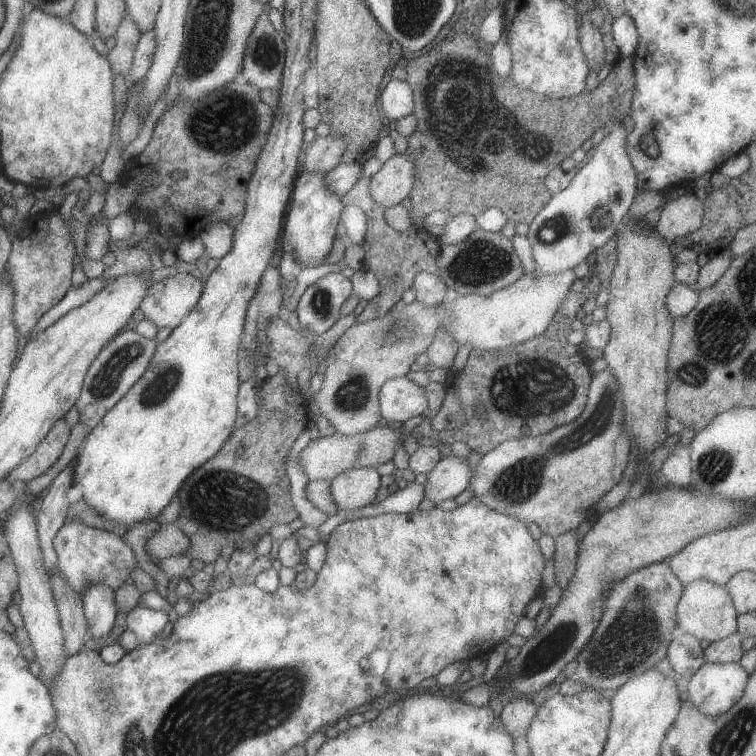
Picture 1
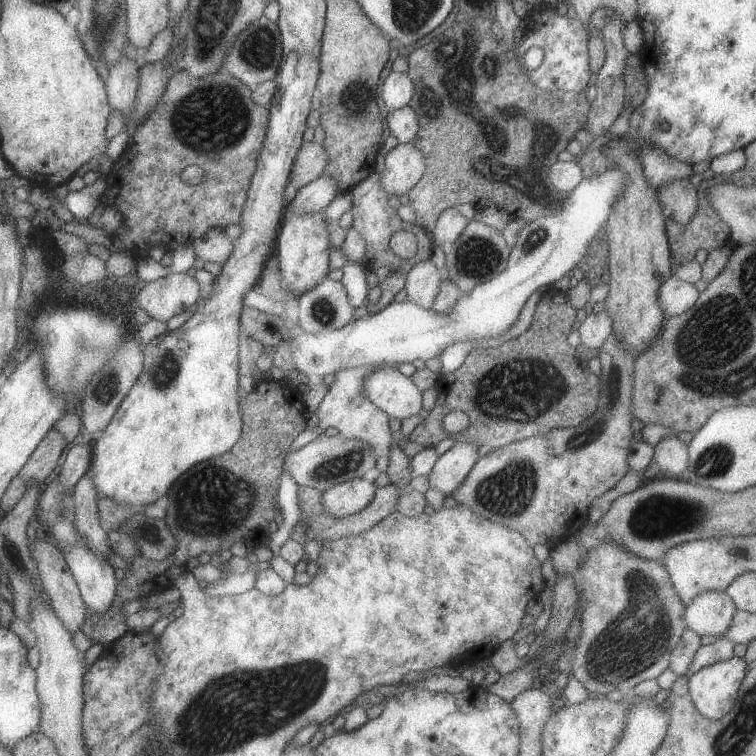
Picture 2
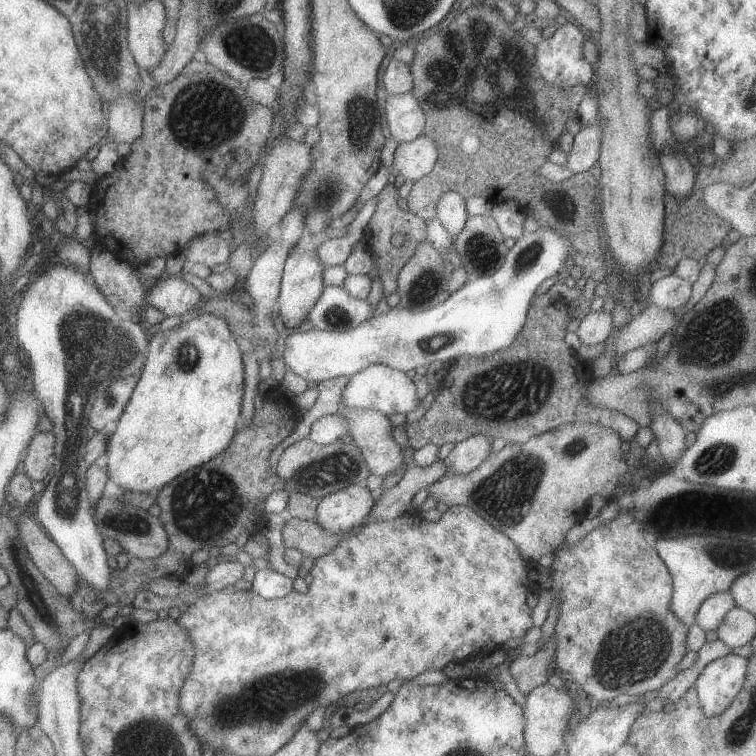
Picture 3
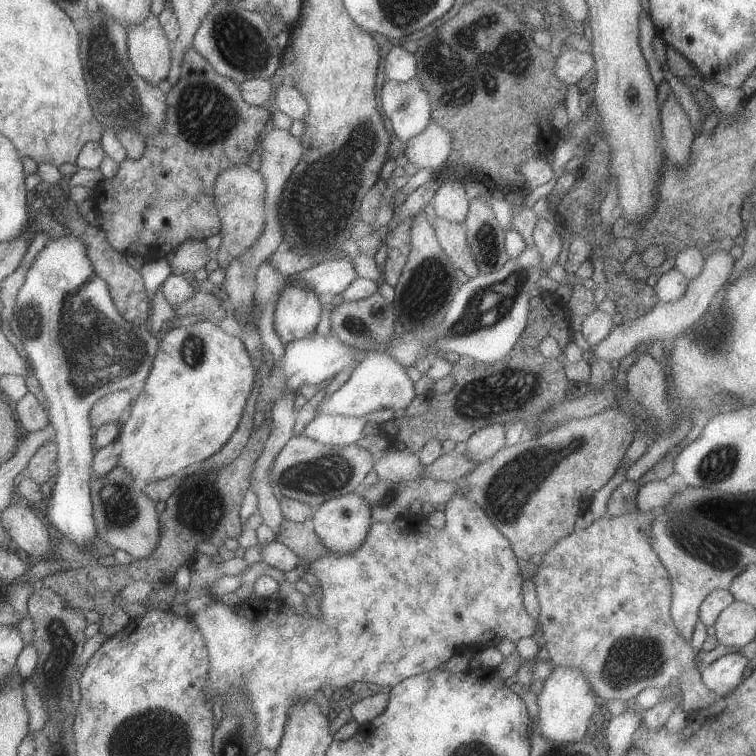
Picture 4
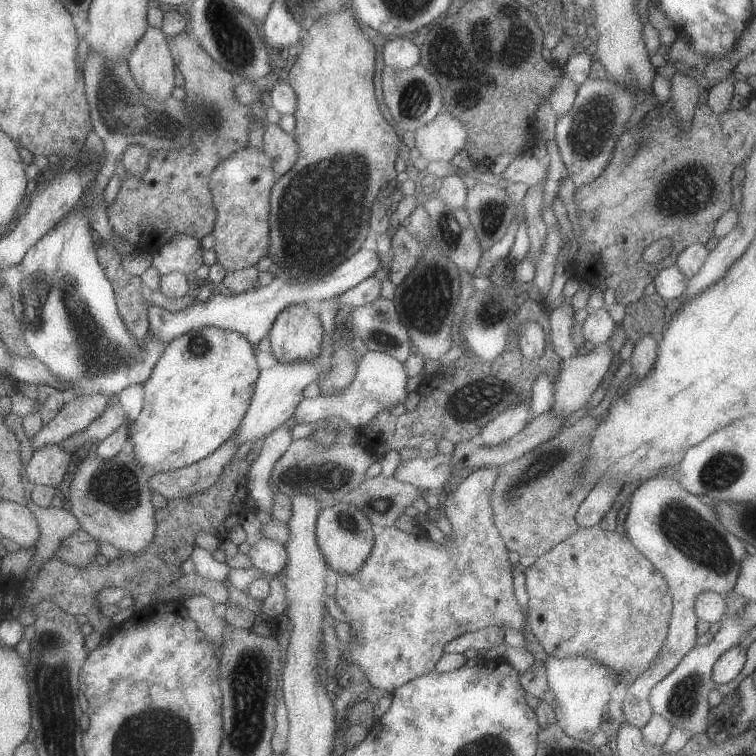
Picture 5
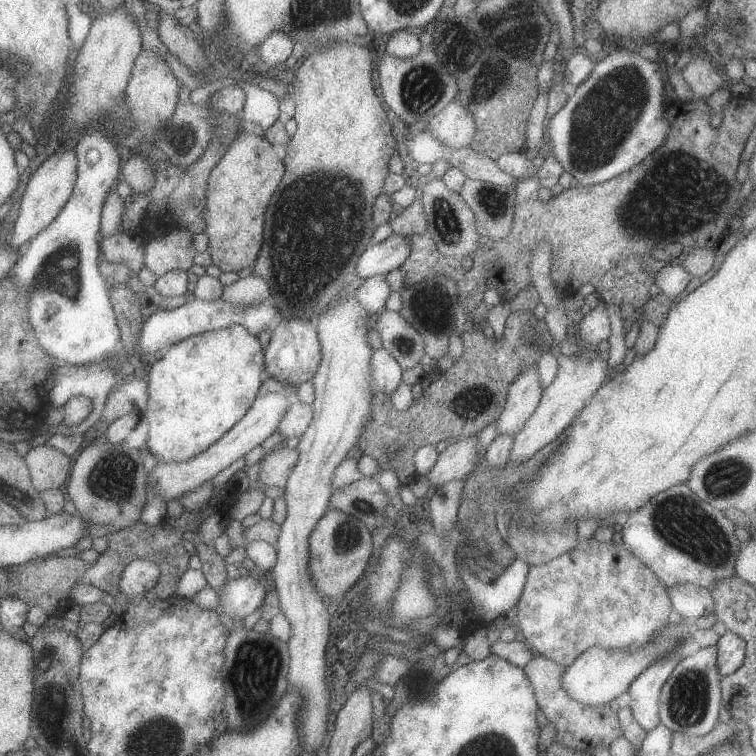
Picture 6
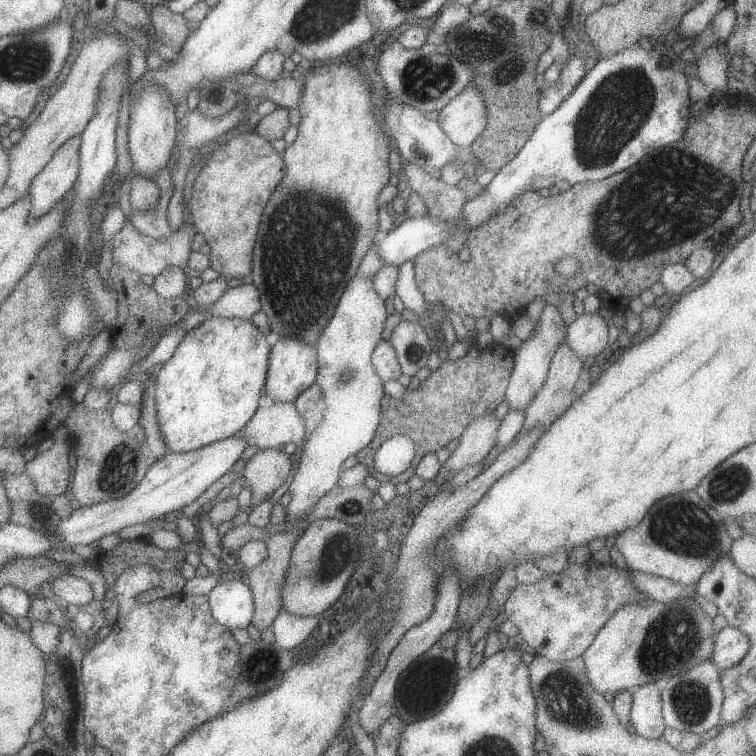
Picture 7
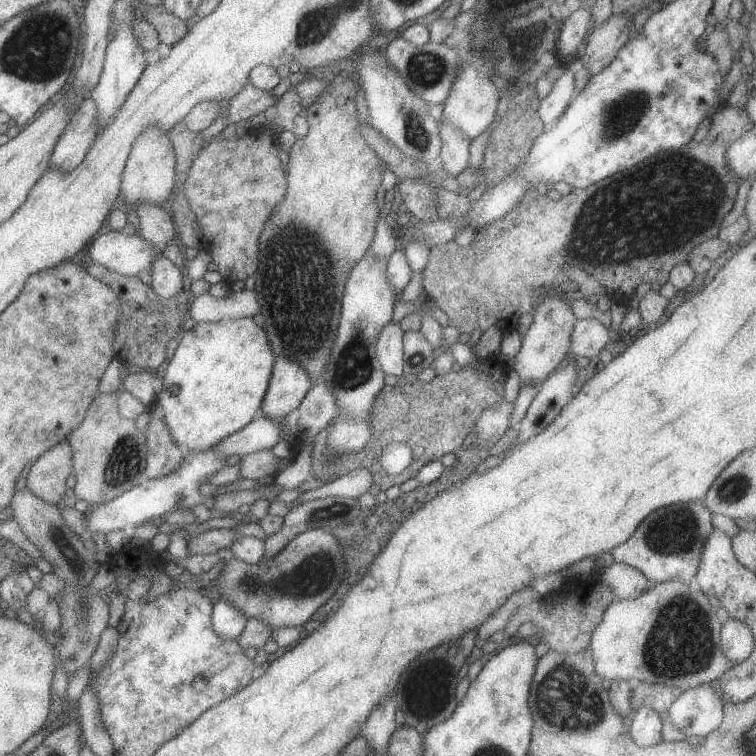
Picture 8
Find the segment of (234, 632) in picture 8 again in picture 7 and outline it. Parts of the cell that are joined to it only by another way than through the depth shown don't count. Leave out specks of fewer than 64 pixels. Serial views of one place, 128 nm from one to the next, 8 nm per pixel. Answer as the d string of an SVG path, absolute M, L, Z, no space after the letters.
M243 576L227 577L210 592L209 606L214 620L228 631L247 629L255 614L250 583Z

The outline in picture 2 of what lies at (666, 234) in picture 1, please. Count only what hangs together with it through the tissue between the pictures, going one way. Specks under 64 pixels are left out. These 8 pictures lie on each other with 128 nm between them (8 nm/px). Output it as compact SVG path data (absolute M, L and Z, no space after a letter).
M689 178L662 184L657 197L665 219L674 218L678 226L688 226L692 222L698 210L698 192Z

